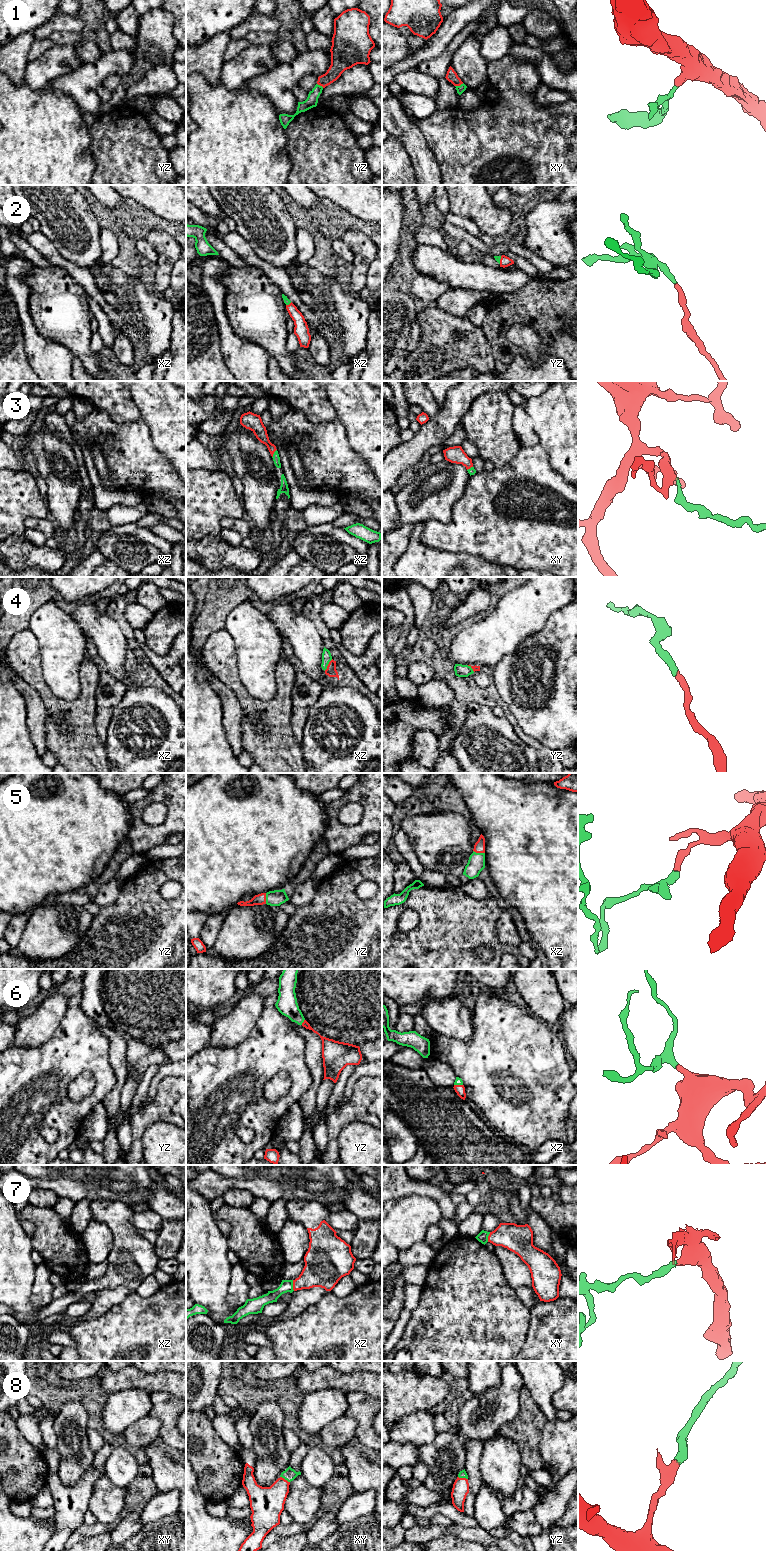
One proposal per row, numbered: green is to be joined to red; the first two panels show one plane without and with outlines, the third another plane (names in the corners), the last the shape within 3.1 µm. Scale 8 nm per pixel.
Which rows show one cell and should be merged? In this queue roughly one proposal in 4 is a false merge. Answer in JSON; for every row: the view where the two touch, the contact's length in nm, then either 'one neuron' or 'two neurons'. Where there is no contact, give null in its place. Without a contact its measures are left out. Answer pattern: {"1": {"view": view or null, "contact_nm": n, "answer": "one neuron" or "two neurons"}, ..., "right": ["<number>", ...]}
{"1": {"view": "xy", "contact_nm": 80, "answer": "one neuron"}, "2": {"view": "yz", "contact_nm": 70, "answer": "one neuron"}, "3": {"view": "xz", "contact_nm": 80, "answer": "one neuron"}, "4": {"view": "xz", "contact_nm": 120, "answer": "one neuron"}, "5": {"view": "xz", "contact_nm": 100, "answer": "one neuron"}, "6": {"view": "yz", "contact_nm": 50, "answer": "one neuron"}, "7": {"view": "xz", "contact_nm": 90, "answer": "one neuron"}, "8": {"view": "xy", "contact_nm": 90, "answer": "one neuron"}, "right": ["1", "2", "3", "4", "5", "6", "7", "8"]}

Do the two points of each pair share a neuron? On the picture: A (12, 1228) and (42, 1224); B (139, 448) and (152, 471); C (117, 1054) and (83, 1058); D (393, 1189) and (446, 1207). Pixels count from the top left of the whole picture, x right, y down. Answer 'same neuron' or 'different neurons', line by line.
A: different neurons
B: same neuron
C: different neurons
D: same neuron

